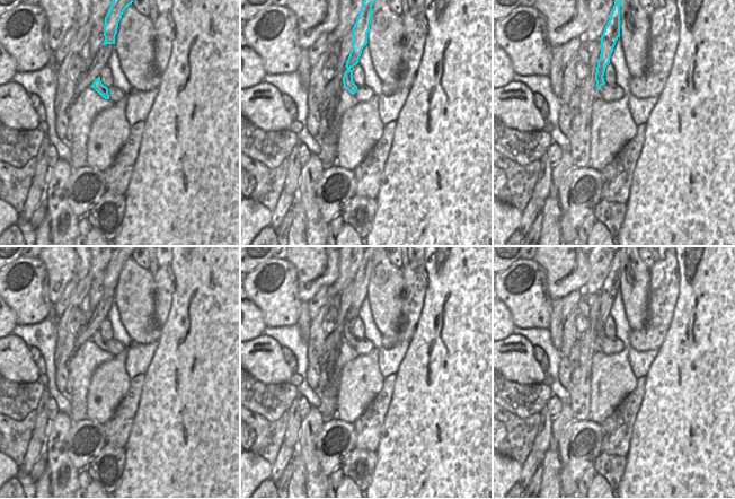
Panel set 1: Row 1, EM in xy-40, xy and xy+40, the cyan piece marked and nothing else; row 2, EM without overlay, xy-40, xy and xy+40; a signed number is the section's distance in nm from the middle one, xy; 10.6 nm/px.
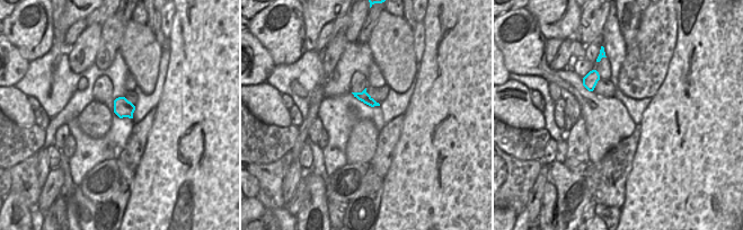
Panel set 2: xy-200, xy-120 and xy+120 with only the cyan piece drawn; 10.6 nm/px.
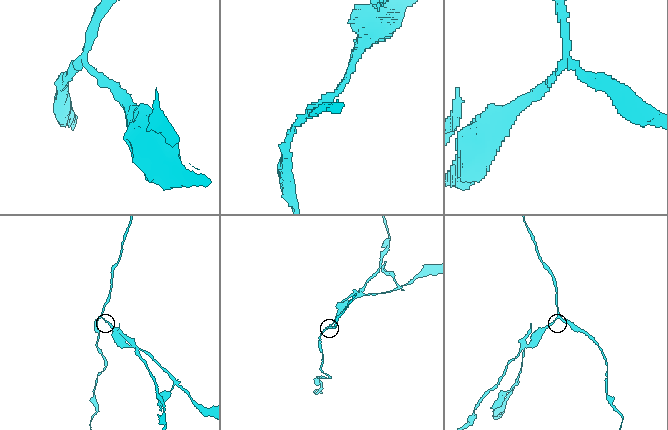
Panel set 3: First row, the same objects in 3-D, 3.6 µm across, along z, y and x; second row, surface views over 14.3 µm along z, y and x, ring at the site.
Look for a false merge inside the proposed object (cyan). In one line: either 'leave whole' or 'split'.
split

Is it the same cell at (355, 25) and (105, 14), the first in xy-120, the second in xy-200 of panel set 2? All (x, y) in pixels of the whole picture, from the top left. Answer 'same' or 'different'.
same

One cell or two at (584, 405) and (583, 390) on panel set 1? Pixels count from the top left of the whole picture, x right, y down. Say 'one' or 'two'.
one

